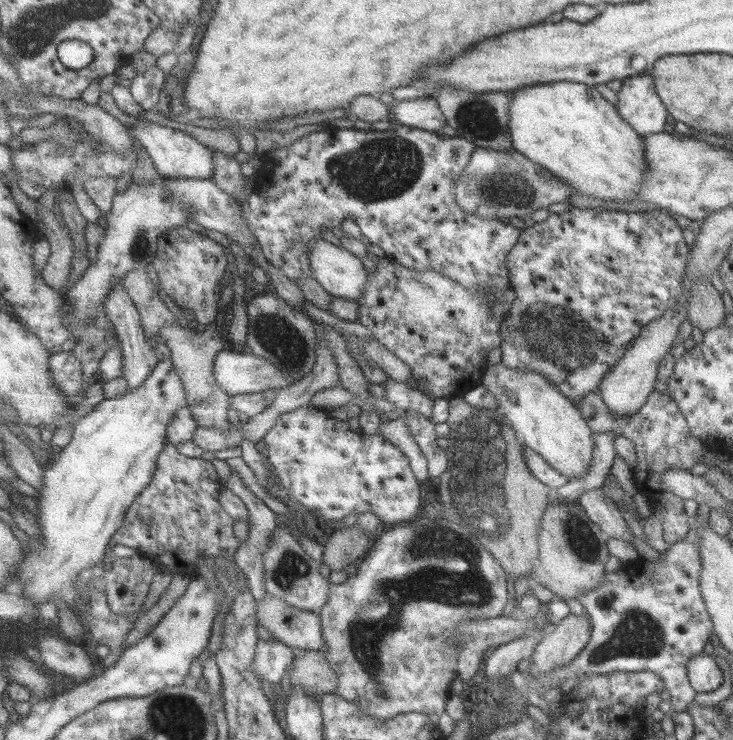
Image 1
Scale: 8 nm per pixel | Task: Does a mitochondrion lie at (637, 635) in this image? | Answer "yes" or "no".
yes

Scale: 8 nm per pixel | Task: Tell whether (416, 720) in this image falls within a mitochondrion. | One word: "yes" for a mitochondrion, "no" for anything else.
no

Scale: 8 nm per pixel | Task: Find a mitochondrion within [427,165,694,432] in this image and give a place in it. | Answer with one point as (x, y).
(547, 332)

